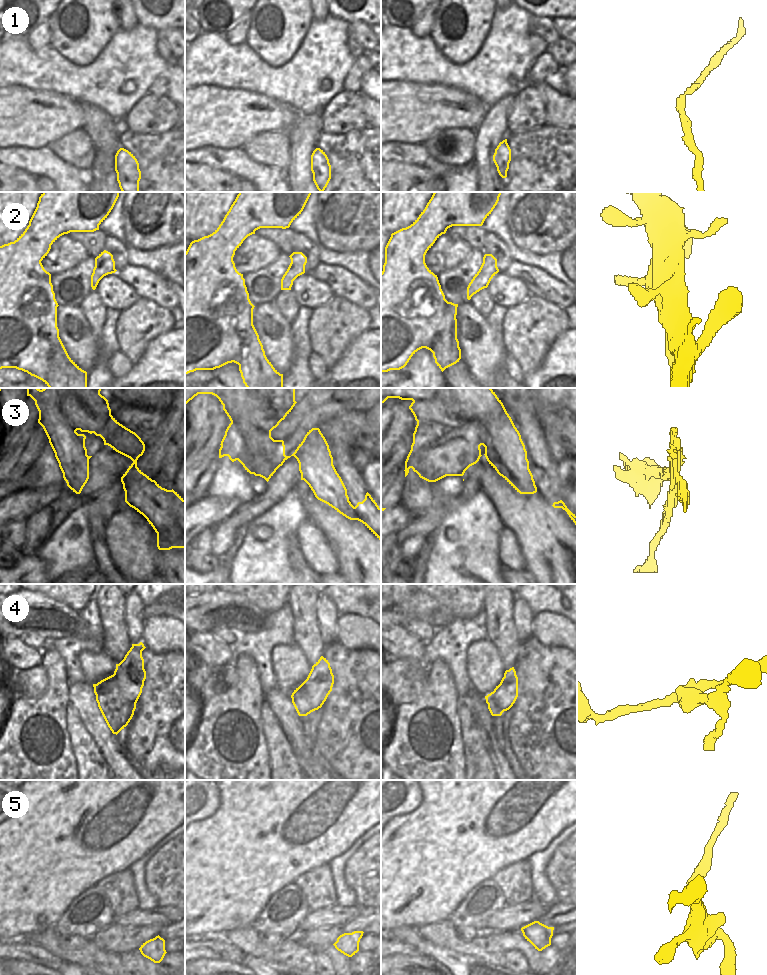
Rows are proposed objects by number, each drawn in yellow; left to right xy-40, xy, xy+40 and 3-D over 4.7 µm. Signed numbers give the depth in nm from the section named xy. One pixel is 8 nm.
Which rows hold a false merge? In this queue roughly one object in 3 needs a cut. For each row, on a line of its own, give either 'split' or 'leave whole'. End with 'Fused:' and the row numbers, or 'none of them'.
1: leave whole
2: split
3: leave whole
4: split
5: split
Fused: 2, 4, 5

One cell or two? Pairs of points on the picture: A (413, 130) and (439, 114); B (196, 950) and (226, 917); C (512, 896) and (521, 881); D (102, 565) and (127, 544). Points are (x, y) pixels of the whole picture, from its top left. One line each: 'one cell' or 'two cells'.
A: one cell
B: two cells
C: one cell
D: two cells

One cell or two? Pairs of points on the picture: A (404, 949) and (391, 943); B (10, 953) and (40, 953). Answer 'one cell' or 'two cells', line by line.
A: one cell
B: one cell

